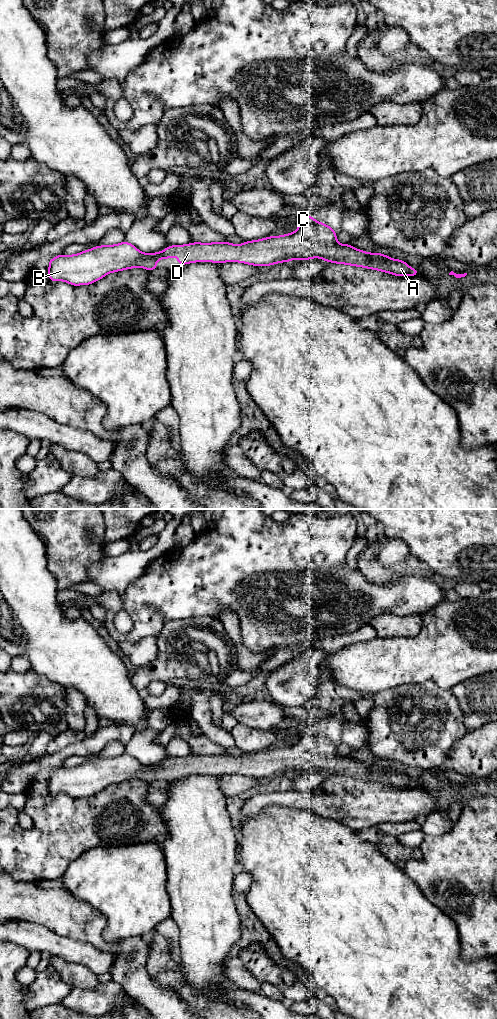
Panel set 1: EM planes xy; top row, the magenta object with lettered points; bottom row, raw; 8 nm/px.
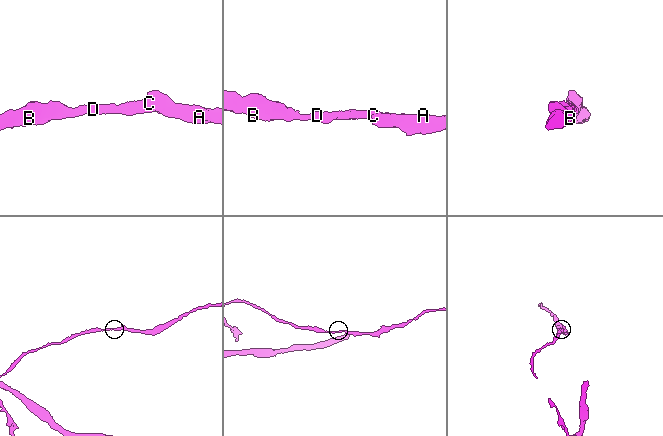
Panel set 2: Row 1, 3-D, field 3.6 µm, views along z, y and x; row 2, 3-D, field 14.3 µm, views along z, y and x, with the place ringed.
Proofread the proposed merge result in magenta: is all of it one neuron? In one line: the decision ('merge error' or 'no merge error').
no merge error

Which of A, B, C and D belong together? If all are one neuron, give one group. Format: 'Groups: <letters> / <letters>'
Groups: A B C D

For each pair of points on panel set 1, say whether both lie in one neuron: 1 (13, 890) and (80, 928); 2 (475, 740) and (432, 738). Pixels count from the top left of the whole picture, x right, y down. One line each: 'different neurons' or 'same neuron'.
1: same neuron
2: different neurons

